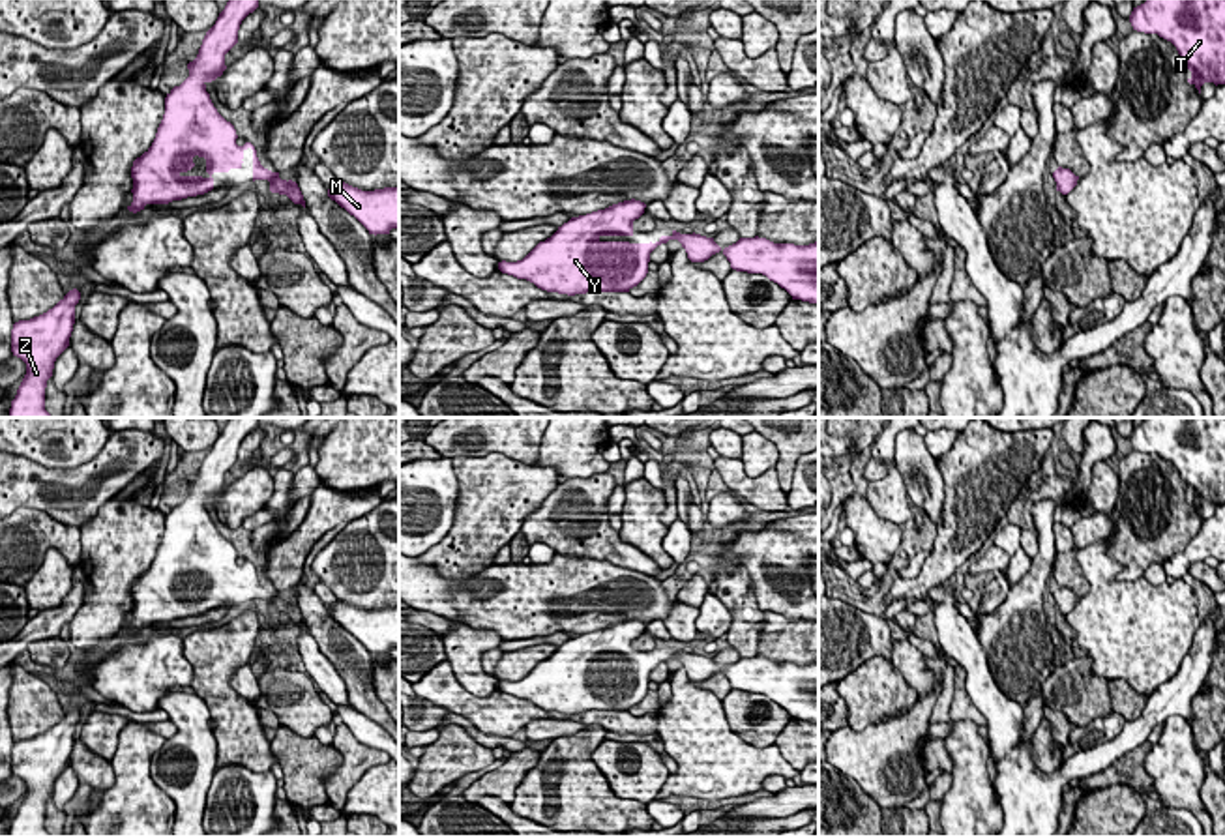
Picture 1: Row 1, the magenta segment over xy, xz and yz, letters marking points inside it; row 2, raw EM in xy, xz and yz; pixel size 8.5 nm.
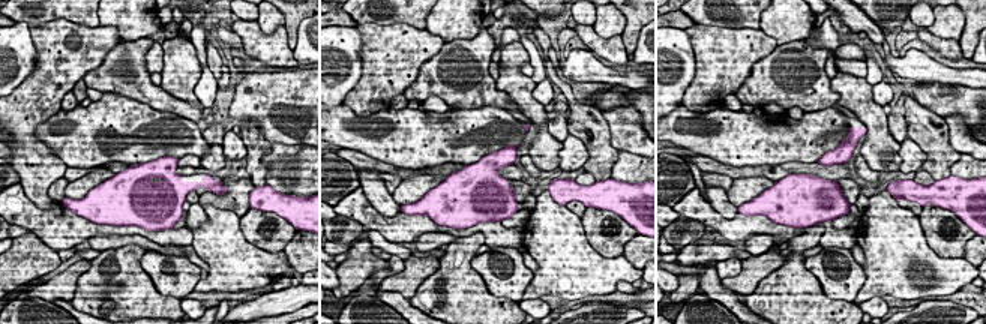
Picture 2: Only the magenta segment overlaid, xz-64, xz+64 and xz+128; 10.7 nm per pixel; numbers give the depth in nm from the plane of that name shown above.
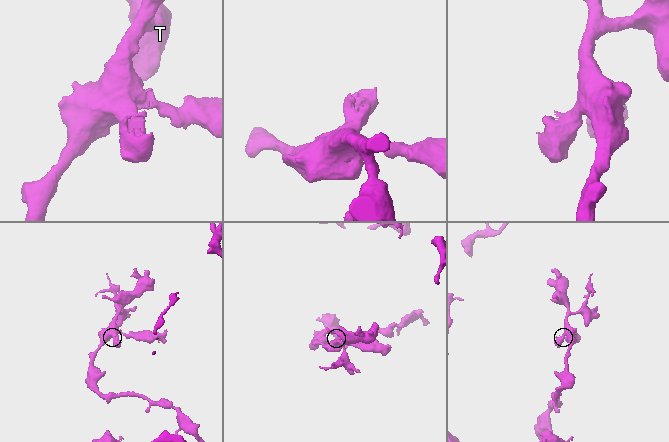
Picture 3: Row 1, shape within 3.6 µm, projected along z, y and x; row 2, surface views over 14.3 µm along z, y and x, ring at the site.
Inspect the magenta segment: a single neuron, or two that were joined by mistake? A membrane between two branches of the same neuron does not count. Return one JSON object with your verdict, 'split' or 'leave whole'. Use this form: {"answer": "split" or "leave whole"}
{"answer": "leave whole"}

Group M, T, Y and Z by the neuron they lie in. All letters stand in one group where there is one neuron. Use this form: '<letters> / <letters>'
M T Y Z

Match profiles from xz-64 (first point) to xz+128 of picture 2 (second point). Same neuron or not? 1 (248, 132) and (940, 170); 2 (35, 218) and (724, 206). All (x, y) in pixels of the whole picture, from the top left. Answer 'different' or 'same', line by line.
1: same
2: different

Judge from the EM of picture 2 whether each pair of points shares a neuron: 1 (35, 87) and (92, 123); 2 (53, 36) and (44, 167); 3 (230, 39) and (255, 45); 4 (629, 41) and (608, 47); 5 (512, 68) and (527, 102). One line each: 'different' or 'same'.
1: different
2: same
3: different
4: different
5: same

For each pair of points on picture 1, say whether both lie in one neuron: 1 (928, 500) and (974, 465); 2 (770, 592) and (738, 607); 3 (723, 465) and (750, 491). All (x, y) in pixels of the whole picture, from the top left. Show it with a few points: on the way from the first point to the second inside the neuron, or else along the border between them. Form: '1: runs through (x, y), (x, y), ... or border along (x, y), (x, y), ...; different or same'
1: border along (935, 459), (943, 482), (943, 521), (937, 527); different
2: border along (729, 564), (748, 573), (765, 611); different
3: runs through (729, 470), (744, 485); same

